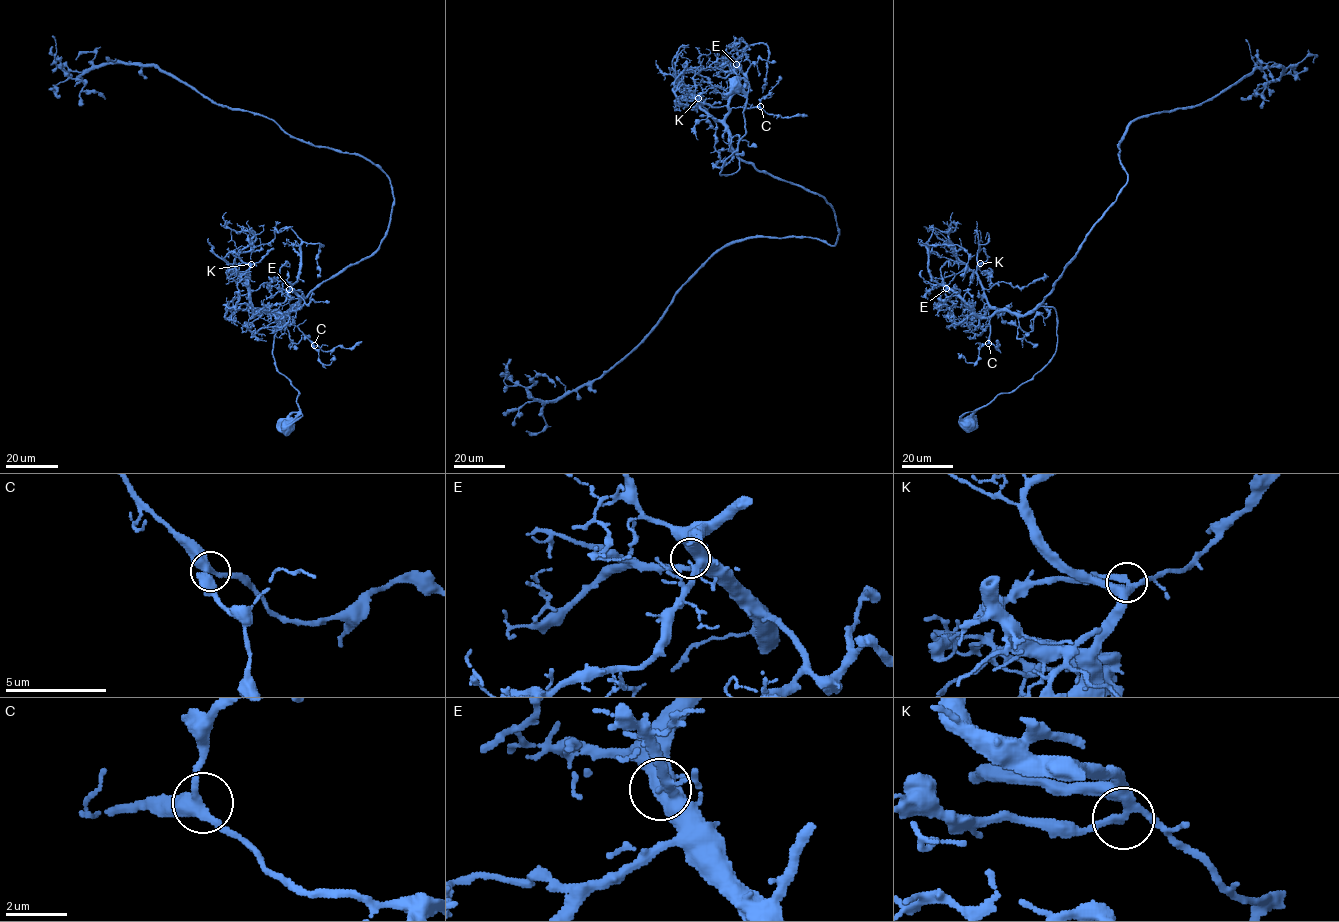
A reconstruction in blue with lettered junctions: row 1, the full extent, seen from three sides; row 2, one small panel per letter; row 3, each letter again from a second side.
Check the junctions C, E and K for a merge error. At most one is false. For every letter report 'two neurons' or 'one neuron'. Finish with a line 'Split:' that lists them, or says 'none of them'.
C: one neuron
E: one neuron
K: one neuron
Split: none of them

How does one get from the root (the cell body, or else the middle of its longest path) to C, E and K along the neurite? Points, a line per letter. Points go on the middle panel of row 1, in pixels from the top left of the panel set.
C: (734, 87), (746, 98), (745, 134), (725, 160), (721, 175), (740, 167), (725, 115), (732, 107), (760, 106)
E: (734, 87), (746, 98), (745, 134), (721, 175), (740, 167), (725, 124), (729, 99), (745, 81), (736, 64)
K: (734, 87), (746, 98), (745, 134), (720, 173), (732, 174), (740, 160), (729, 131), (699, 98)

